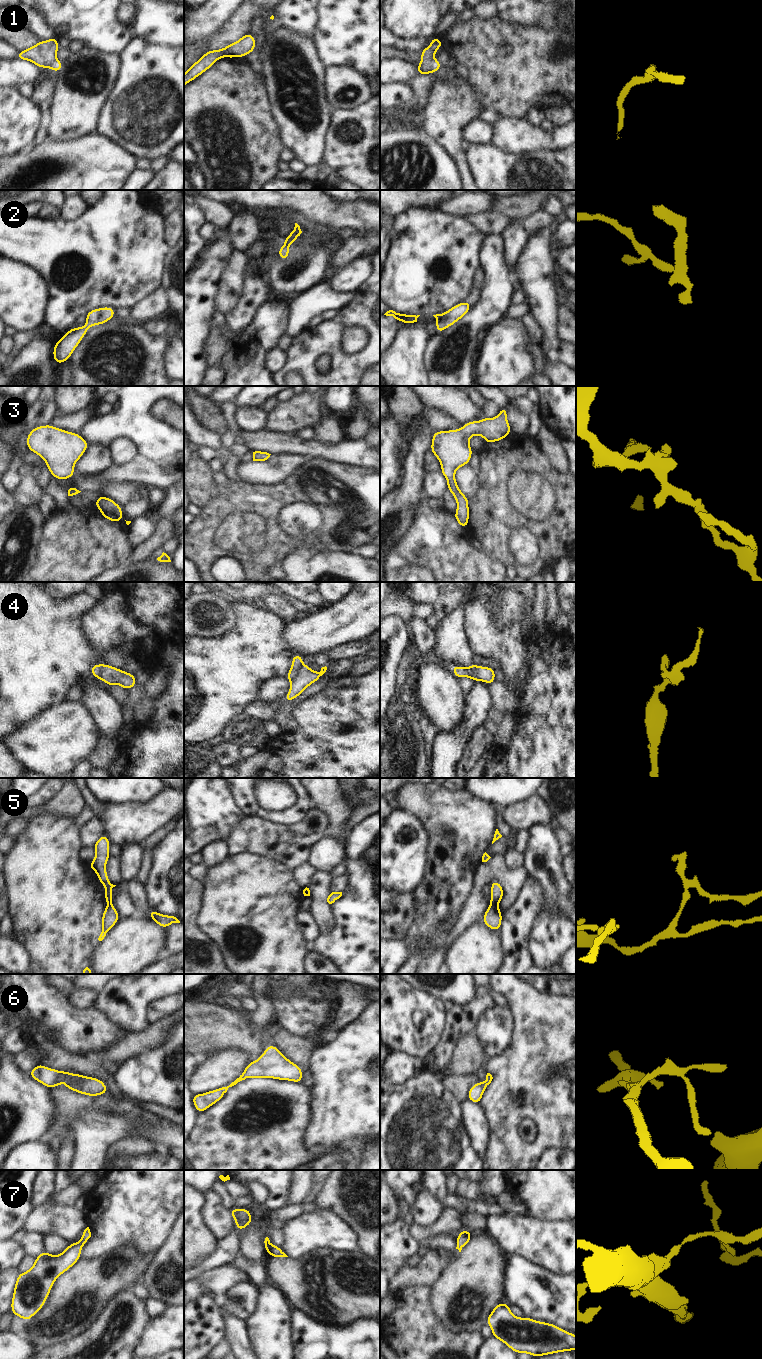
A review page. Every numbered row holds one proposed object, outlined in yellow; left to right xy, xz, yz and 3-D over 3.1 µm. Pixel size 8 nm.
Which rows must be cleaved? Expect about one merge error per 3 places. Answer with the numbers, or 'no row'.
4, 5

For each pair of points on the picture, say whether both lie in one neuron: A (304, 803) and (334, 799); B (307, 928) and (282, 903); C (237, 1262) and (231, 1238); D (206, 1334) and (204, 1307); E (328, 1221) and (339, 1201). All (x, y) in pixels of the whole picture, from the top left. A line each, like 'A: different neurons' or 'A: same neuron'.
A: different neurons
B: different neurons
C: different neurons
D: same neuron
E: different neurons

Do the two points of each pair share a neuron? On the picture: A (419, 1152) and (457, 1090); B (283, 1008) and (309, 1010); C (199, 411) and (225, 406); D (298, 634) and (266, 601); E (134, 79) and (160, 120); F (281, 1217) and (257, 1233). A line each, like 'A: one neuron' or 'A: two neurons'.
A: two neurons
B: one neuron
C: two neurons
D: two neurons
E: one neuron
F: two neurons

